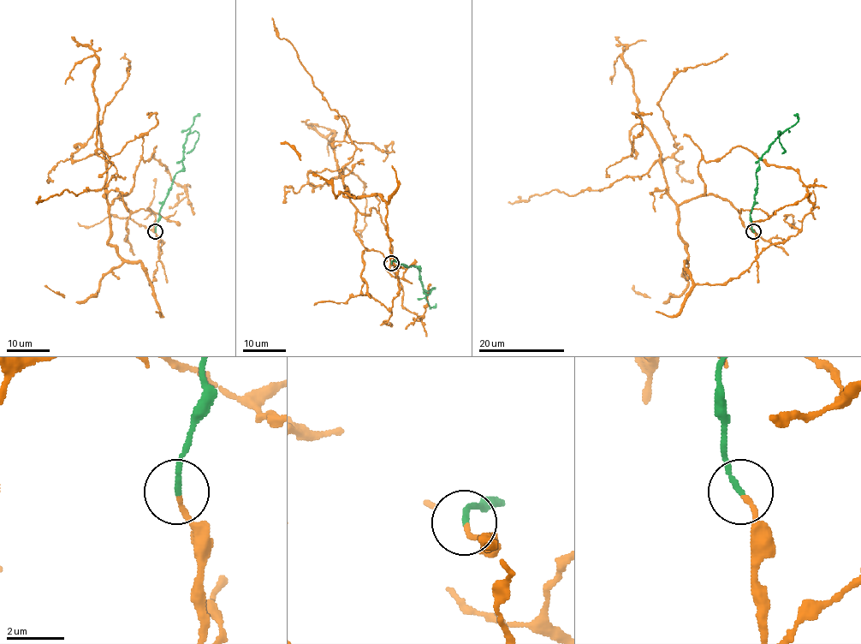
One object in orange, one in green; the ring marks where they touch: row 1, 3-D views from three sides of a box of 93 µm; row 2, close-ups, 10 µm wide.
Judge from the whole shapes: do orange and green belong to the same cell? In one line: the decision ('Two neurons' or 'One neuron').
One neuron

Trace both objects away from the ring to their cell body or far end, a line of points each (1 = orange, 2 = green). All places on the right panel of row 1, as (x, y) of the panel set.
1: (753, 232), (747, 269), (696, 283), (659, 156), (677, 151), (658, 104), (668, 84), (727, 54)
2: (753, 231), (751, 211), (757, 186), (756, 171), (759, 158), (781, 134), (778, 131), (784, 150), (781, 154)

